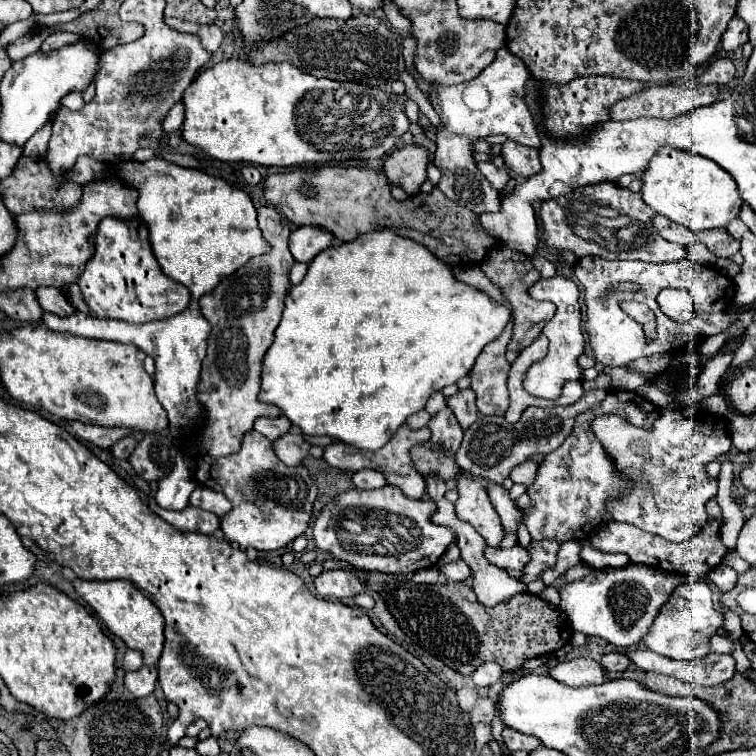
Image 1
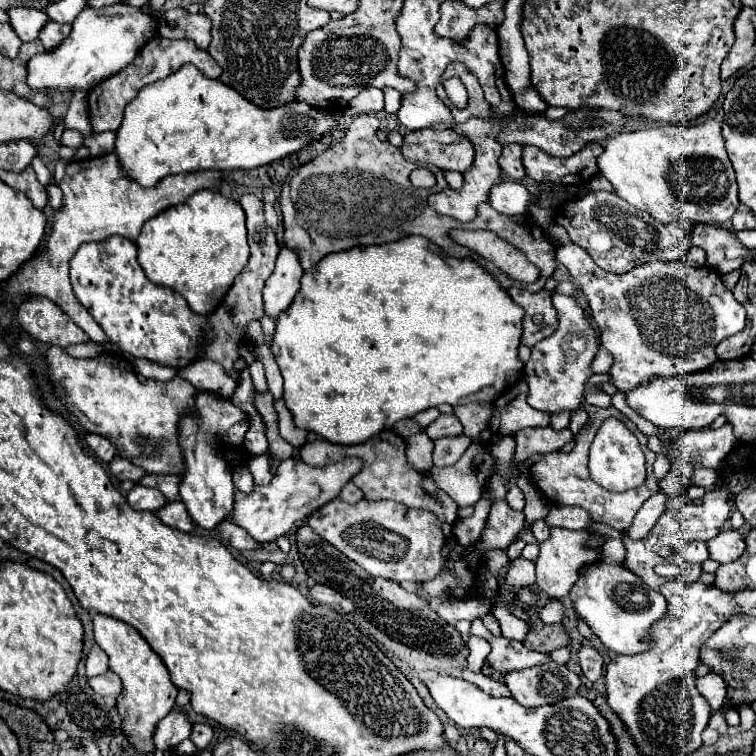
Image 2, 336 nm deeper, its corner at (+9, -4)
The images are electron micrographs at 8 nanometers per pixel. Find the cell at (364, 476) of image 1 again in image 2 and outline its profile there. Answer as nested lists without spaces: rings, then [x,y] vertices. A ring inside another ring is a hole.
[[[348,481],[348,483],[342,487],[342,491],[340,491],[340,499],[346,501],[346,503],[356,503],[356,501],[360,501],[362,497],[364,497],[364,493],[362,493],[352,481]]]

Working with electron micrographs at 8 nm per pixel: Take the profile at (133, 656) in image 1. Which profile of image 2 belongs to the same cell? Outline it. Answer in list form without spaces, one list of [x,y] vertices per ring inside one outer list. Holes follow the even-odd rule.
[[[94,645],[86,655],[86,675],[96,677],[104,675],[106,671],[108,671],[108,655],[98,645]]]

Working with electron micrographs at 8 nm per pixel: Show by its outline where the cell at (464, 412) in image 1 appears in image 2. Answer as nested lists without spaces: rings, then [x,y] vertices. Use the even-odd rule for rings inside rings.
[[[440,415],[434,423],[426,427],[426,435],[430,439],[440,439],[440,437],[452,437],[452,435],[462,435],[462,423],[458,417],[452,415]]]

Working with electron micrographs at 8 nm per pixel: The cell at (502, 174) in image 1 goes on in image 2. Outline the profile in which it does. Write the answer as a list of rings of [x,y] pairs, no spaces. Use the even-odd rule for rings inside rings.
[[[500,181],[490,189],[488,203],[504,215],[524,215],[532,195],[518,181]]]

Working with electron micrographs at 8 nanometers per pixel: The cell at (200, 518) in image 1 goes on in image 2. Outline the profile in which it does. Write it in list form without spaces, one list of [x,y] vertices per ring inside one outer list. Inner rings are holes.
[[[180,501],[166,503],[160,511],[156,511],[156,515],[168,527],[174,527],[174,529],[180,529],[180,531],[186,531],[186,533],[194,531],[194,523],[192,523],[184,503],[180,503]]]

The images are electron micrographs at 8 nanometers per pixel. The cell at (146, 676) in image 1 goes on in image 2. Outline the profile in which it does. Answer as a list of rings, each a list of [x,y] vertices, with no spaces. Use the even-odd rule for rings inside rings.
[[[108,671],[106,675],[100,675],[100,677],[90,677],[88,683],[102,697],[118,697],[122,693],[122,681],[112,671]]]

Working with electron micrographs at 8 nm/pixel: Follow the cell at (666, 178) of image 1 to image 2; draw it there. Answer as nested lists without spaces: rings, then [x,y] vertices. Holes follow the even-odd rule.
[[[716,117],[694,127],[670,123],[620,133],[606,141],[604,153],[598,157],[598,167],[614,185],[618,197],[650,213],[660,223],[688,219],[692,223],[726,225],[740,205],[734,169],[726,155]]]

